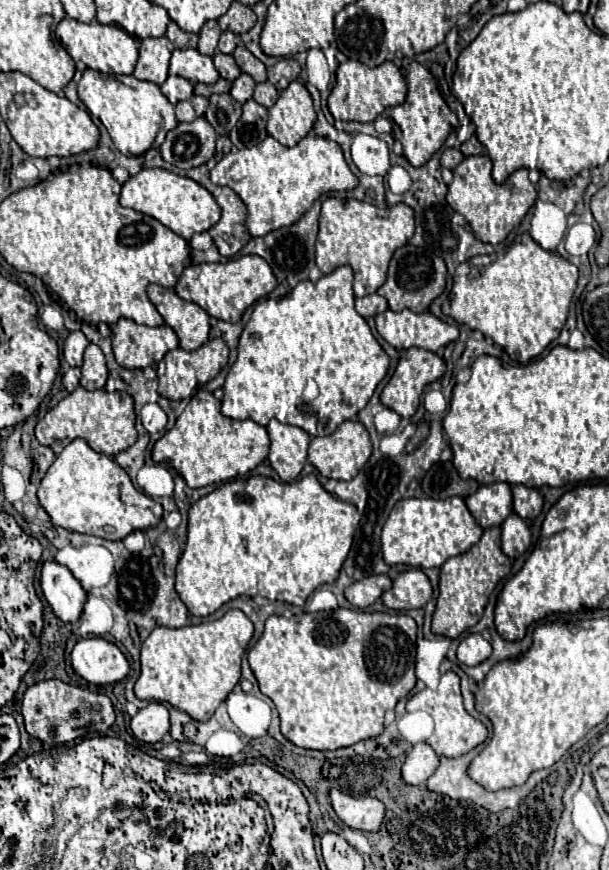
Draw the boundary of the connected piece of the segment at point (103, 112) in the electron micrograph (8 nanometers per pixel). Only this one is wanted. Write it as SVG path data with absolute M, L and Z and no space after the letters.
M86 70L78 82L78 96L92 116L98 116L106 126L114 146L124 156L140 156L150 148L158 148L166 134L176 128L178 120L174 116L174 106L162 96L160 88L146 80L136 80L134 76L104 76L96 70Z

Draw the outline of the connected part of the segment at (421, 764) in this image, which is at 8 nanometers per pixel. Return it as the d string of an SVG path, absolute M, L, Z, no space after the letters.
M426 742L414 744L402 766L402 780L406 784L420 786L436 772L438 764L440 764L438 754Z

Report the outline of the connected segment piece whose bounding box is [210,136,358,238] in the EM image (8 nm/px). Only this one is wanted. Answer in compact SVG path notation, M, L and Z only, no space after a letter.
M268 136L258 146L226 154L210 170L210 180L218 186L232 188L242 198L248 208L246 226L252 238L298 222L322 194L358 186L358 178L348 168L342 148L322 136L306 136L294 148L286 148Z

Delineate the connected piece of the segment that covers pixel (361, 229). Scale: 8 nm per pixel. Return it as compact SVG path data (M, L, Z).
M326 198L322 202L320 232L316 240L316 266L322 274L330 274L340 266L352 266L354 270L354 294L356 298L374 294L386 280L386 270L392 254L408 244L414 234L414 212L406 204L394 208L378 208L360 200Z

